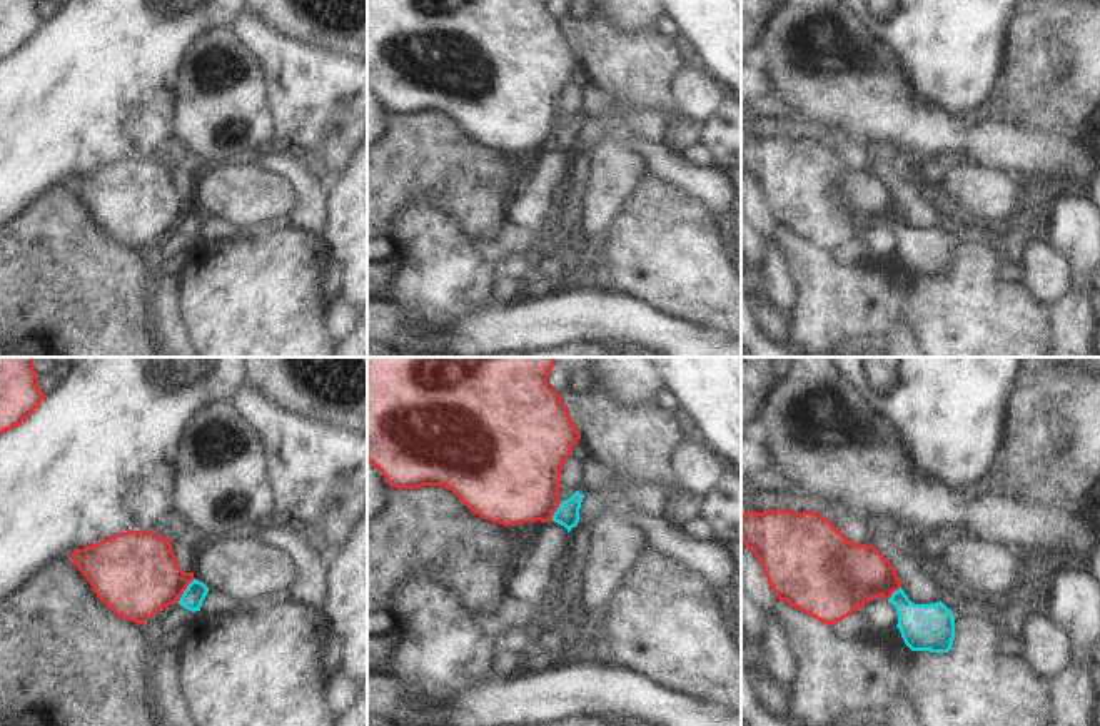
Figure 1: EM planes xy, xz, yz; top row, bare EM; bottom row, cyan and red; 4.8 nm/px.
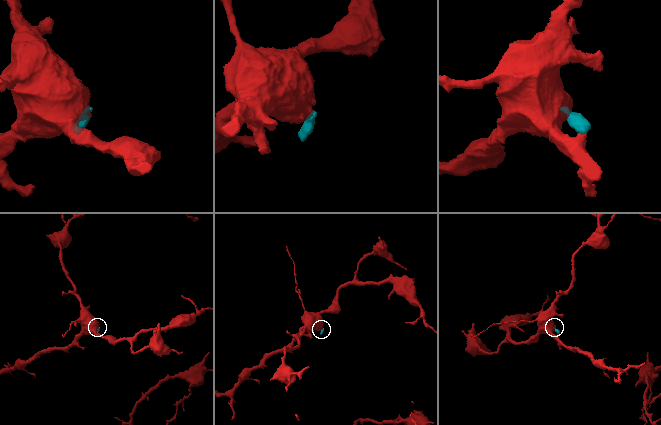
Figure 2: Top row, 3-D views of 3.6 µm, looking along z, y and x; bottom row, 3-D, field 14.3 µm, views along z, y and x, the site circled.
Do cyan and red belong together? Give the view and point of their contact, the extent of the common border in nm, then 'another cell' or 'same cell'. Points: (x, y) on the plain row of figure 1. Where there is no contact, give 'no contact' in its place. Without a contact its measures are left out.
contact xy (184, 217); length 150 nm; another cell

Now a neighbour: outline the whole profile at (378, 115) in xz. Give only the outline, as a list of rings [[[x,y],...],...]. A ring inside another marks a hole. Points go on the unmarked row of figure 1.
[[[367,87],[367,147],[381,144],[391,125],[391,115],[382,98]]]

